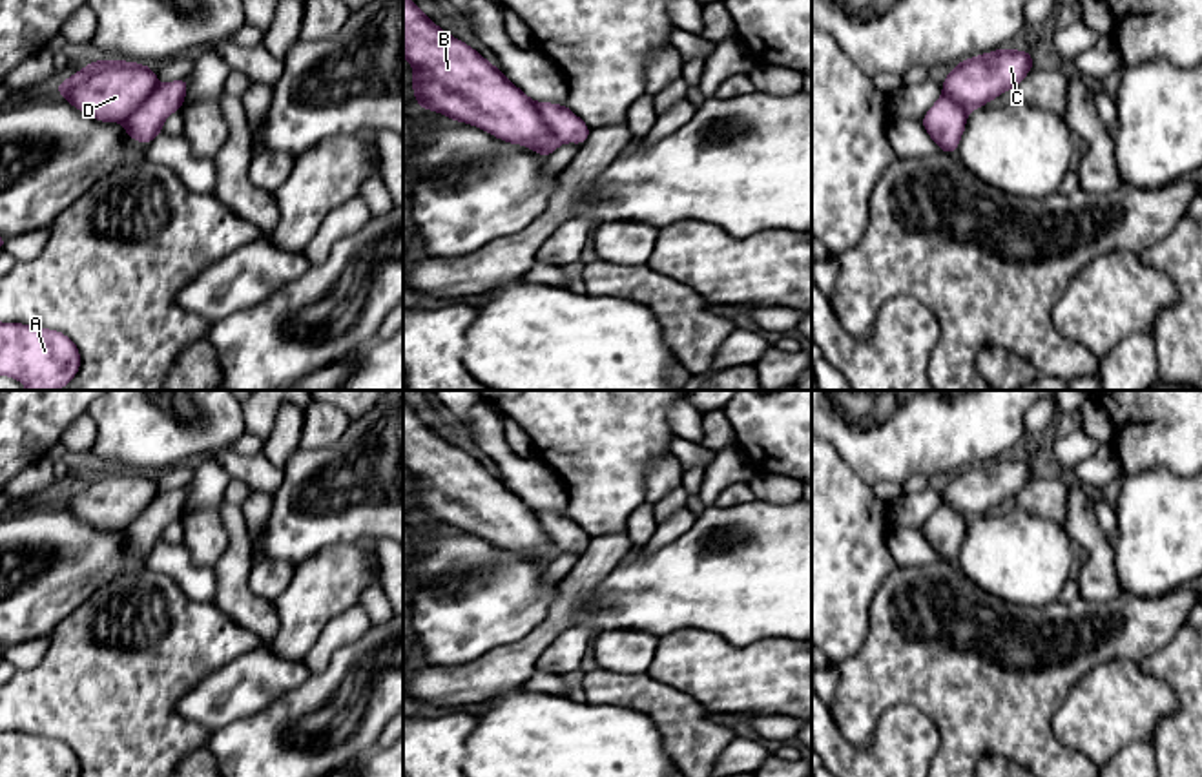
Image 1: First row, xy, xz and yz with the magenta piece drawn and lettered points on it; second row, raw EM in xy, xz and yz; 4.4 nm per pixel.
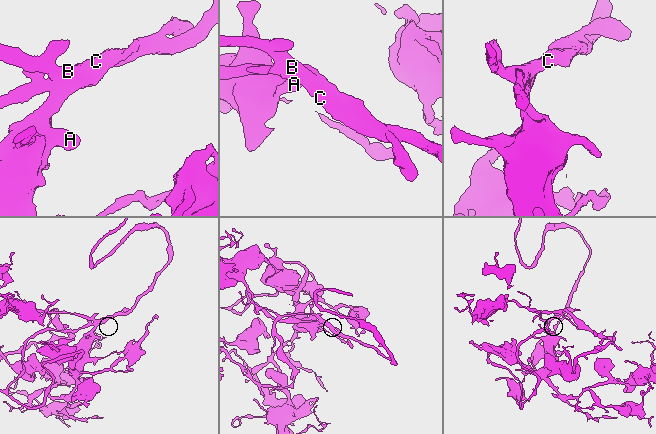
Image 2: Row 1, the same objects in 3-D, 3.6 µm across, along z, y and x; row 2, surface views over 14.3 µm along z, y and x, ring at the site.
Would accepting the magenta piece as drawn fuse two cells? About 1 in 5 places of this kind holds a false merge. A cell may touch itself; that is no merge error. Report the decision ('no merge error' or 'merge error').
no merge error

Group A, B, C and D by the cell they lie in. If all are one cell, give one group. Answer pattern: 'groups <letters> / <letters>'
groups A B C D

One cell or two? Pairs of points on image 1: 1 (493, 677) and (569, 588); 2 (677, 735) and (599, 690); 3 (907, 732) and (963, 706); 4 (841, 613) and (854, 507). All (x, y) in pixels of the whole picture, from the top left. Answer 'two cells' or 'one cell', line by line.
1: one cell
2: one cell
3: two cells
4: one cell

